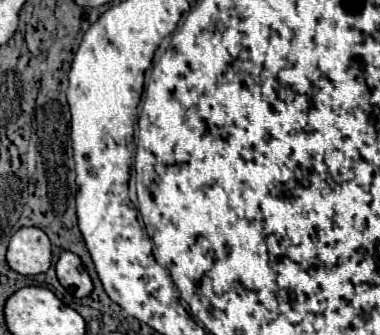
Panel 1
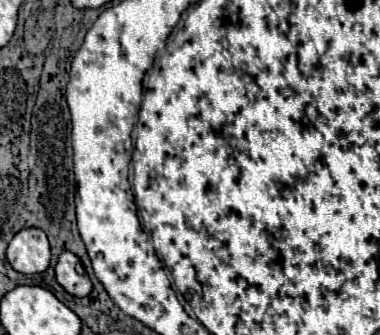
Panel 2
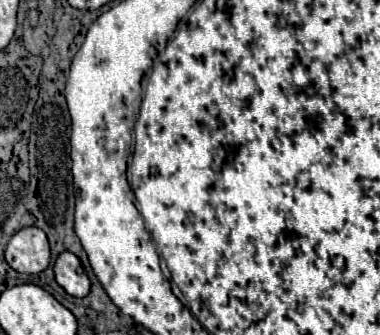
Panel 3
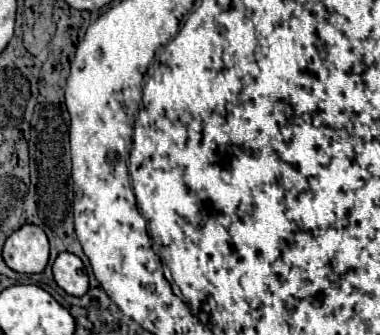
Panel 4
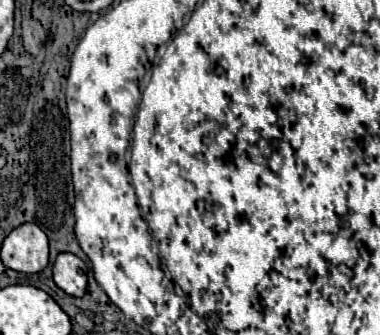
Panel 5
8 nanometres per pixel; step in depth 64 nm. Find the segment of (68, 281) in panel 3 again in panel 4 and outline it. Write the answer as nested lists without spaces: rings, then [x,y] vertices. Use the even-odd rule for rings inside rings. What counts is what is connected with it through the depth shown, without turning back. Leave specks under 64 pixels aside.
[[[70,252],[58,254],[54,266],[54,280],[60,288],[64,288],[72,296],[84,296],[88,292],[88,276],[84,264],[78,256]]]

